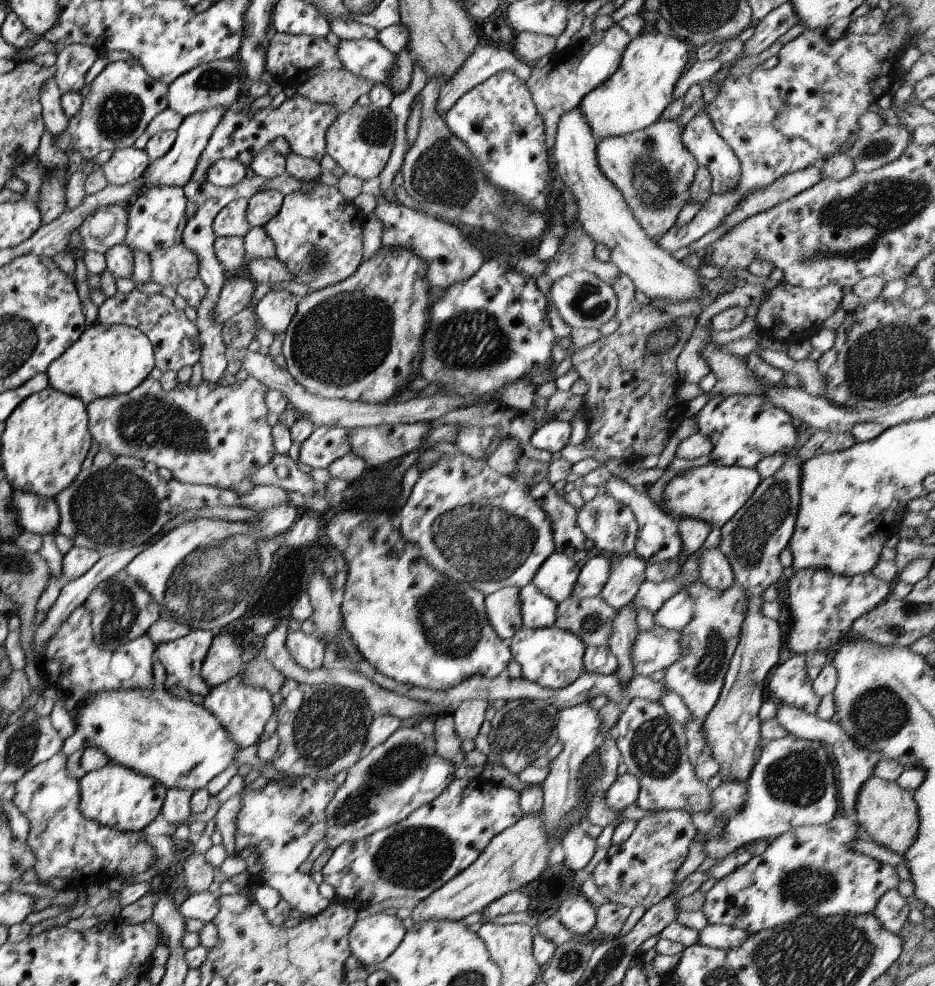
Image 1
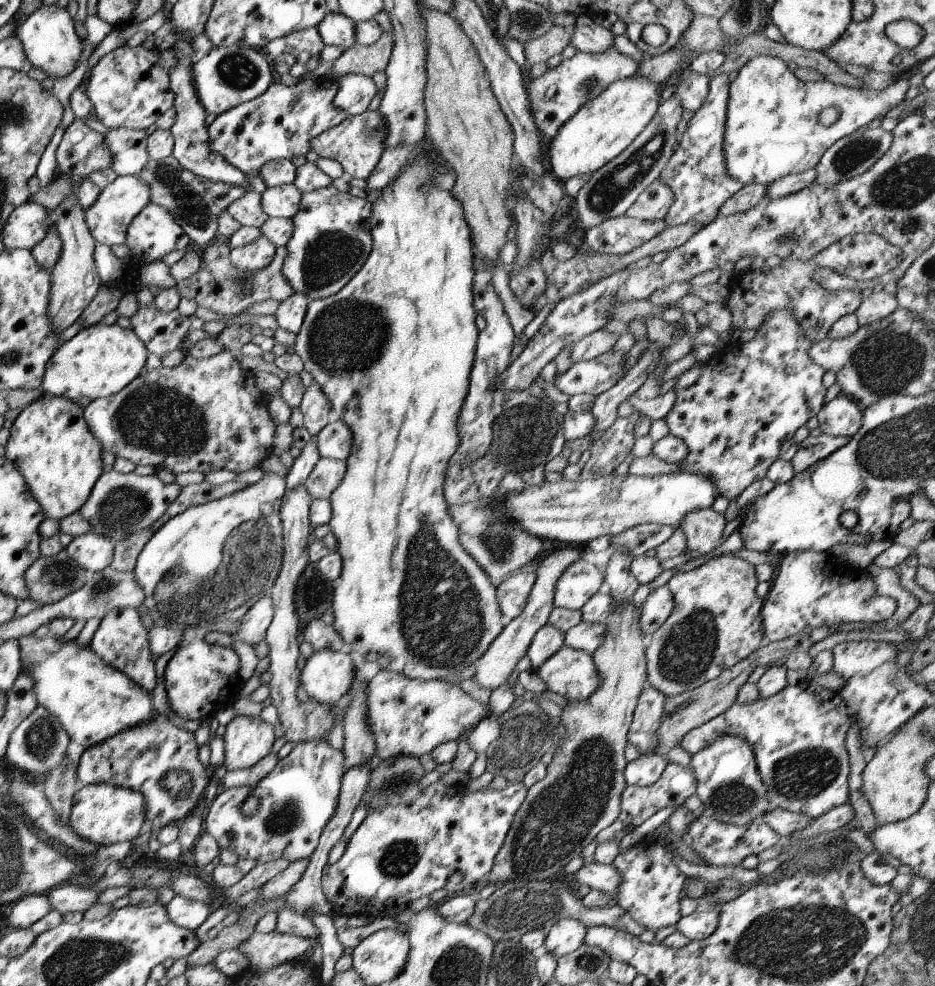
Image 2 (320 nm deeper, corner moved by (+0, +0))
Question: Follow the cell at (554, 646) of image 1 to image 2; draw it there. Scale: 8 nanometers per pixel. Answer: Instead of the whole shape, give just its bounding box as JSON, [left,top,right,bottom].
[536,645,598,702]

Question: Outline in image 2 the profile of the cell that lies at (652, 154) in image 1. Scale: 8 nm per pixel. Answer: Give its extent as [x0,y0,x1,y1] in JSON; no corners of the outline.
[624,178,671,222]

